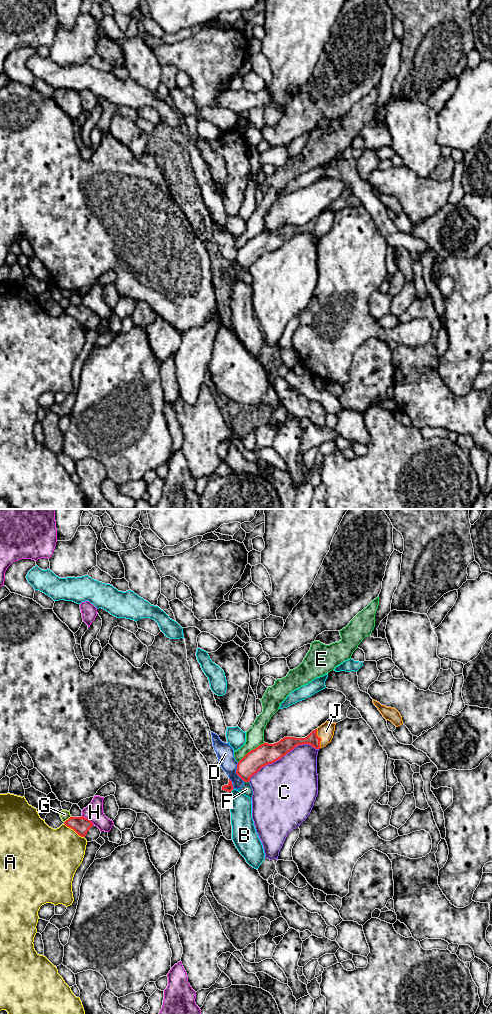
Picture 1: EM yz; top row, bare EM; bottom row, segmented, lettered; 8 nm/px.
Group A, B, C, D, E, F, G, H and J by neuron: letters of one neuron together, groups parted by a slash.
A / B / C / D F / E / G / H / J

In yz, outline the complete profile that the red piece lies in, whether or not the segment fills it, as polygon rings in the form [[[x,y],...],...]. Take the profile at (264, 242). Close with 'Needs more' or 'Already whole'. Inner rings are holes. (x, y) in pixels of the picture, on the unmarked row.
[[[325,210],[313,218],[305,226],[284,225],[274,232],[263,231],[249,239],[237,252],[236,262],[244,269],[250,266],[262,255],[281,247],[298,233],[309,232],[315,237],[325,235],[331,230],[336,211]]]. Needs more

